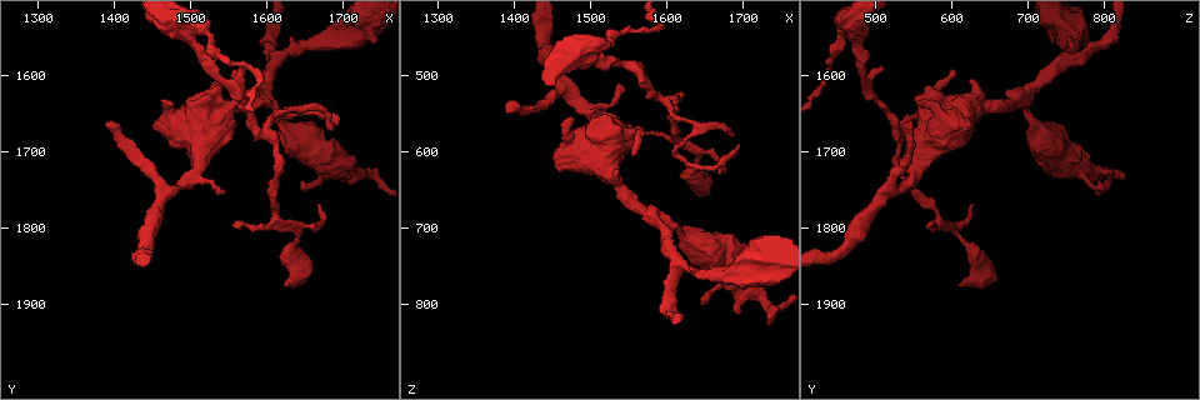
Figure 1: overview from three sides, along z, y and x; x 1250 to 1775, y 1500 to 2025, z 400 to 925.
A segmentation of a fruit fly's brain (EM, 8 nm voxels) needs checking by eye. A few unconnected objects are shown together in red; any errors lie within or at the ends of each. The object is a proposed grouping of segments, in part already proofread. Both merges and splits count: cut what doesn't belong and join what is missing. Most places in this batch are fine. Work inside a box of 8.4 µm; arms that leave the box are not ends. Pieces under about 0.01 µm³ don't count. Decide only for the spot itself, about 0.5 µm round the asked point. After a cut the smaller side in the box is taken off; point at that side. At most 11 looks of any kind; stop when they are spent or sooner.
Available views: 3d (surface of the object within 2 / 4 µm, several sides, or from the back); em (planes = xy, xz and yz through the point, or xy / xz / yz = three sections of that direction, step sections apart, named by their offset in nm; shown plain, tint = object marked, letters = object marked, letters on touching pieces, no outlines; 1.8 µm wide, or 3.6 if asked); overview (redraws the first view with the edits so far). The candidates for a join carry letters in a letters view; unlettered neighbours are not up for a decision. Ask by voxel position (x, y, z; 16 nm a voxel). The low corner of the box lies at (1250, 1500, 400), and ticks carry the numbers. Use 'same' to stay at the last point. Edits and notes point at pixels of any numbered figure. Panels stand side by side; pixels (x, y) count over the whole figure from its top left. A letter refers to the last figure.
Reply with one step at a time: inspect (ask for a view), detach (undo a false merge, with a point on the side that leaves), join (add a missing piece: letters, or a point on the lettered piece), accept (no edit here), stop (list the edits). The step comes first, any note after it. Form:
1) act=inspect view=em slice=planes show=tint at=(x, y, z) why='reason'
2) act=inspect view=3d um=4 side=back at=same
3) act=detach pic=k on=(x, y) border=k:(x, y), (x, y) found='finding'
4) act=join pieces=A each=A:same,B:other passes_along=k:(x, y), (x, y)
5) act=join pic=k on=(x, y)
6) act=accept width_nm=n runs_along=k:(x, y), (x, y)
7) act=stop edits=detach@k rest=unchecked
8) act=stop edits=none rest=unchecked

act=inspect view=em um=3.6 slice=xz step=16 show=letters at=(1525, 1640, 615) why='abrupt turn'

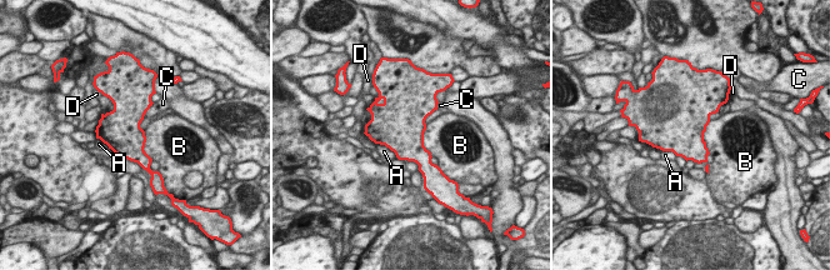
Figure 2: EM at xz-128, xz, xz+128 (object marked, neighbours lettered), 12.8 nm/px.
act=accept width_nm=460 each=A:other,B:other,C:other,D:other border=2:(710, 121), (704, 133), (709, 154) found='continuous, no second neuron'

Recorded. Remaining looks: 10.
act=inspect view=em slice=xz step=8 show=tint at=(1640, 1645, 565) why='arms part here'

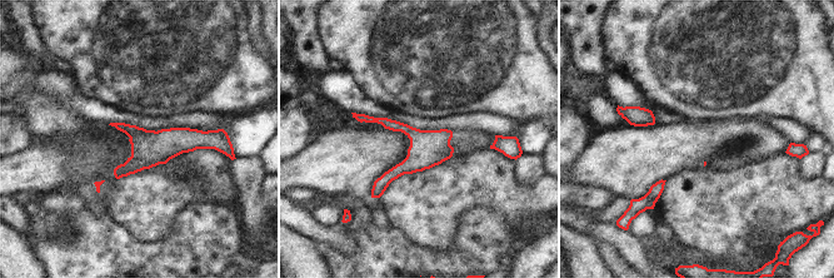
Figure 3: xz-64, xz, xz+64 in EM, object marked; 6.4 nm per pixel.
act=inspect view=em slice=planes show=tint at=same

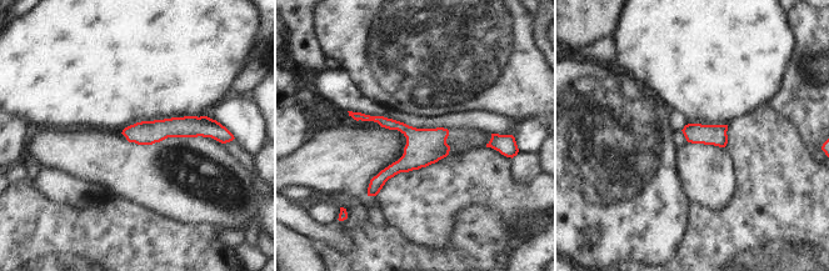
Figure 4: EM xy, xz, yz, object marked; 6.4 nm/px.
act=inspect view=em slice=planes show=letters at=same why='what lies round it'

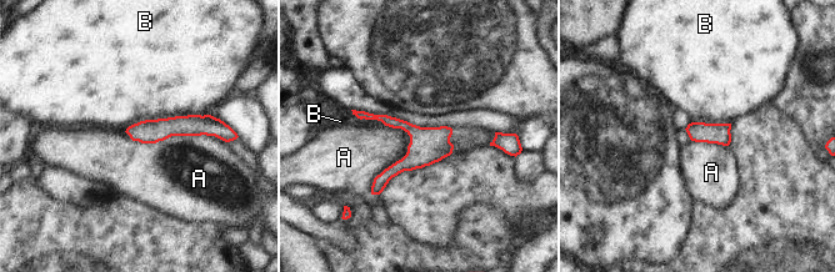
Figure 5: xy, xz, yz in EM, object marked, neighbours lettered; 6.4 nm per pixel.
act=accept each=A:other,B:other border=5:(124, 131), (141, 142), (225, 142) found='continuous, no second neuron'

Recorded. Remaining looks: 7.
act=inspect view=3d um=2 at=(1670, 1765, 625) why='branch stops here'

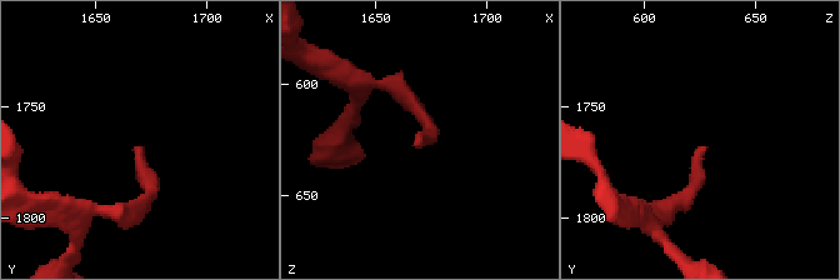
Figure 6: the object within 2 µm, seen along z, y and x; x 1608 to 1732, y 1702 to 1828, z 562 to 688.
act=inspect view=em slice=planes show=letters at=(1668, 1769, 627)

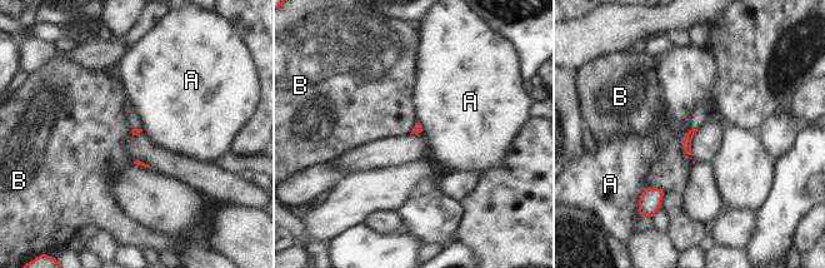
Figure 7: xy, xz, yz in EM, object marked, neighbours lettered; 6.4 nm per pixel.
act=accept each=A:other,B:other border=7:(645, 187), (663, 192), (661, 207) found='no lettered piece goes on from it'

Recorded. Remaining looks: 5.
act=inspect view=3d um=4 at=(1390, 1665, 545) why='branch stops here'

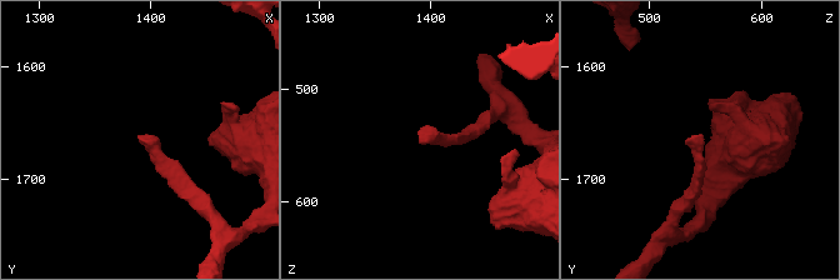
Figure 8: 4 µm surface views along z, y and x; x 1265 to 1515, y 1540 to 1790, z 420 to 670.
act=inspect view=em um=3.6 slice=yz step=4 show=plain at=(1392, 1660, 548)

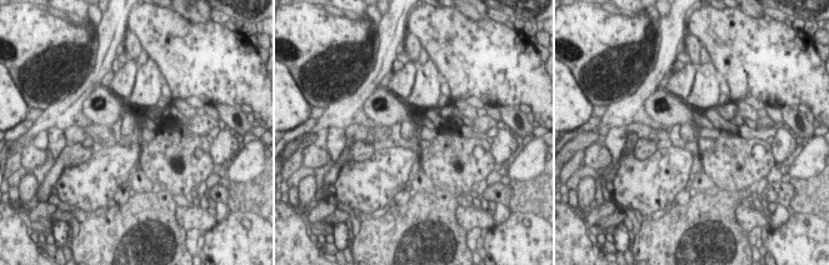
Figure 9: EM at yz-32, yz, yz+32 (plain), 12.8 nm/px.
act=inspect view=em um=3.6 slice=yz step=4 show=letters at=same

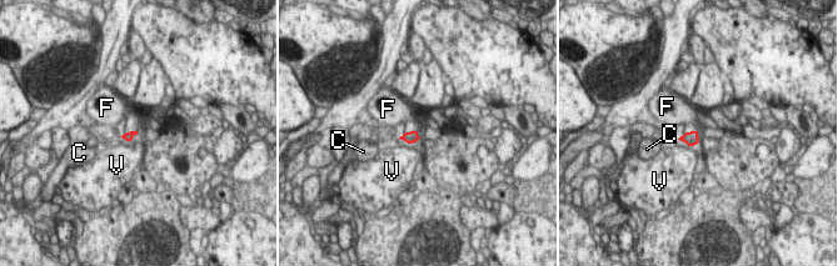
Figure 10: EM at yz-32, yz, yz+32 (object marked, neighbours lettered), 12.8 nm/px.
act=accept each=C:other,F:other,V:other border=10:(136, 130), (124, 134) found='no lettered piece goes on from it'

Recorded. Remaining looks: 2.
act=stop edits=none rest=unchecked

